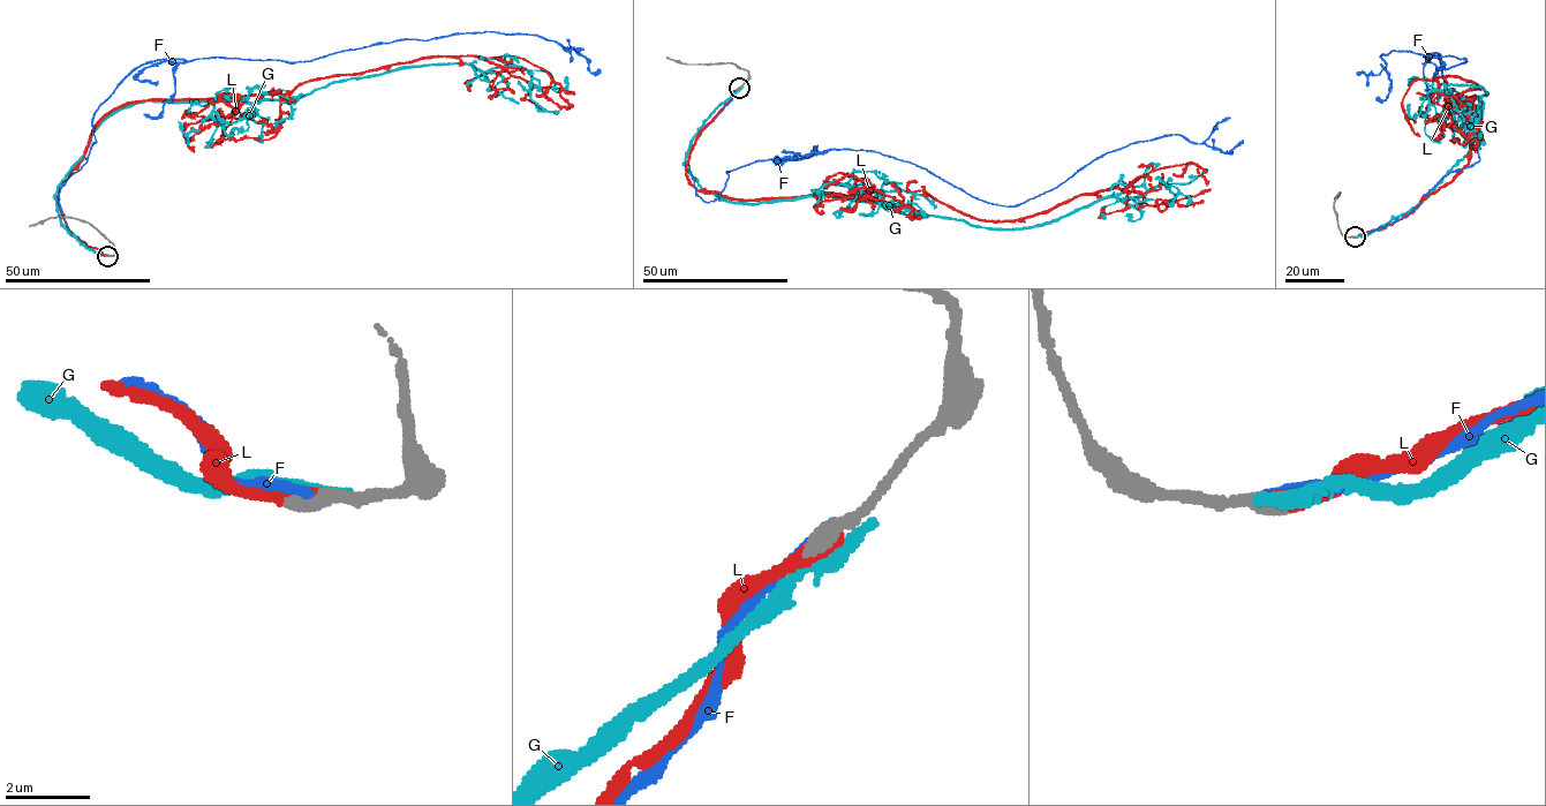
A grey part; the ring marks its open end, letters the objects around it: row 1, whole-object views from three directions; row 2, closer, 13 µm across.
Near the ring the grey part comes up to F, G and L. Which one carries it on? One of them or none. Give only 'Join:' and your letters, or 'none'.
Join: L

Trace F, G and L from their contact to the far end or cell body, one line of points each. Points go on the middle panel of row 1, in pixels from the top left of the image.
F: (740, 87), (688, 157), (706, 202), (728, 171), (831, 149), (1016, 206), (1130, 143), (1243, 140)
G: (740, 88), (686, 151), (686, 170), (724, 200), (844, 196), (1003, 228), (1161, 185), (1178, 190), (1169, 202)
L: (739, 88), (689, 155), (699, 190), (906, 206), (925, 190), (996, 221), (1175, 165), (1194, 163), (1207, 185)

